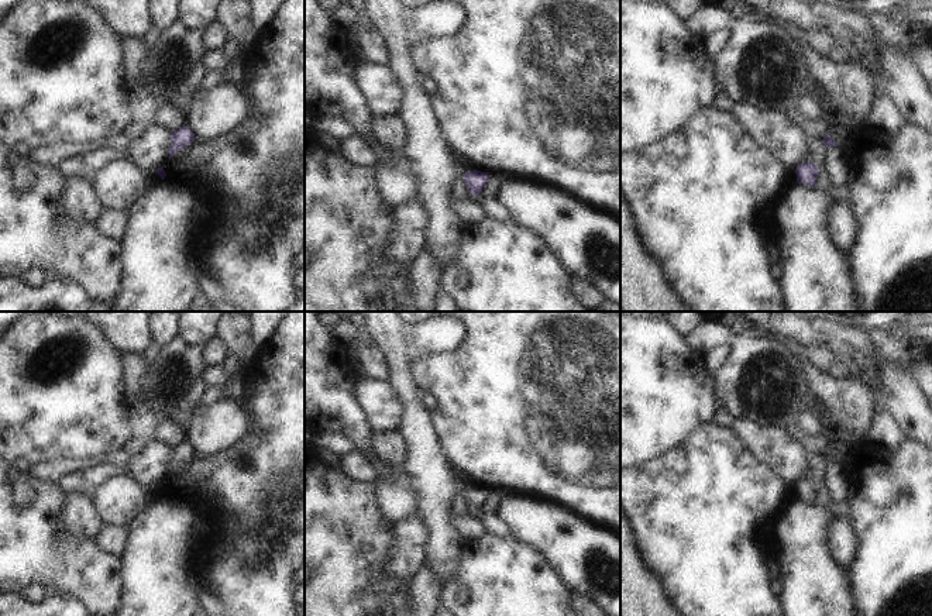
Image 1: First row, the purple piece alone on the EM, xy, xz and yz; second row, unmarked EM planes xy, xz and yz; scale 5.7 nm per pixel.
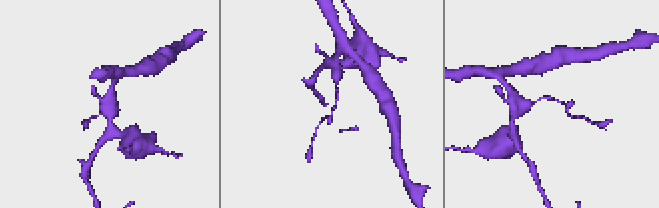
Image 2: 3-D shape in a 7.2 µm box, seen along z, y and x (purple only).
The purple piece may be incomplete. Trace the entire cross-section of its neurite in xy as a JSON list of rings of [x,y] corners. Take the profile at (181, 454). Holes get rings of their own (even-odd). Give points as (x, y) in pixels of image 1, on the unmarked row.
[[[183,441],[182,444],[176,445],[171,451],[171,461],[169,461],[169,475],[180,465],[186,464],[195,457],[195,450]]]

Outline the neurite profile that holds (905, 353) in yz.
[[[890,330],[870,331],[878,351],[888,359],[912,374],[914,364],[919,359],[932,361],[932,343],[926,338],[900,338],[894,337]]]

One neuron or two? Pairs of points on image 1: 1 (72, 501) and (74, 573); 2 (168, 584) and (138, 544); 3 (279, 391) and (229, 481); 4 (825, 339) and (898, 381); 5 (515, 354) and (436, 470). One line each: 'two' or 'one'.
1: two
2: one
3: one
4: one
5: two

